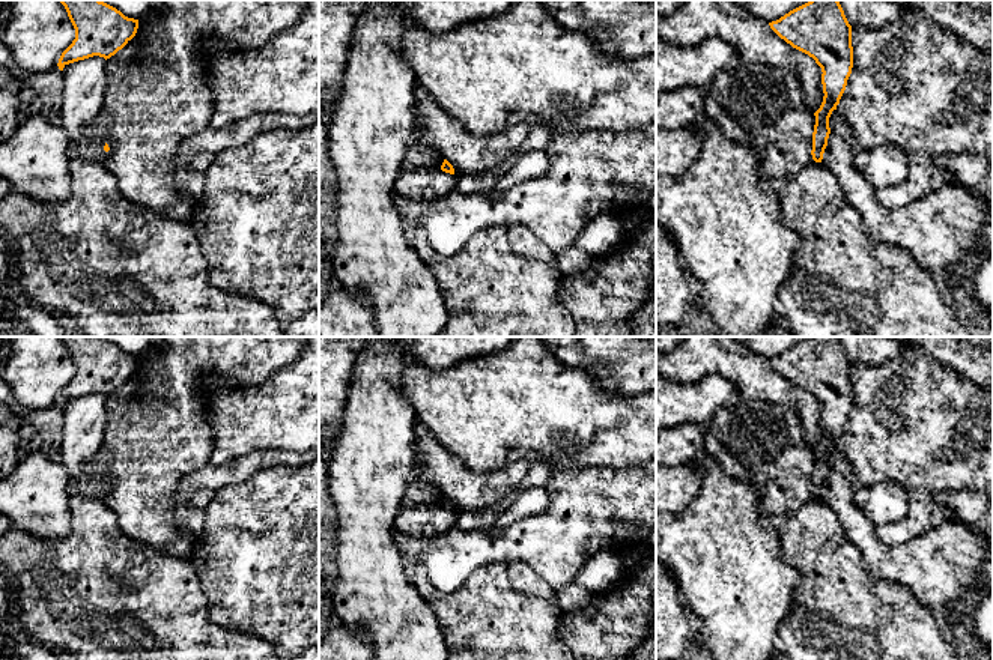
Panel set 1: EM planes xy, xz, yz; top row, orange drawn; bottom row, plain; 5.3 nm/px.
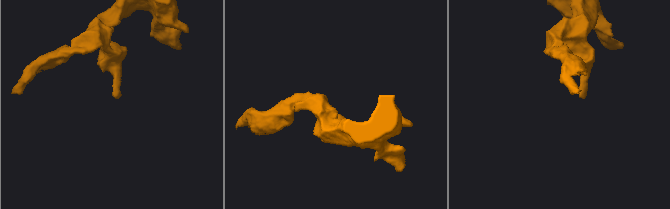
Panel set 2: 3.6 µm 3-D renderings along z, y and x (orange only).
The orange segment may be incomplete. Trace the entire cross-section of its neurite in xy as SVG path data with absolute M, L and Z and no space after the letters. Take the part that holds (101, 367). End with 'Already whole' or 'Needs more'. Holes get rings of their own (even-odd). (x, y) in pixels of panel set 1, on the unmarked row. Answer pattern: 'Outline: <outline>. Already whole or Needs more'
Outline: M59 337L75 365L75 376L62 389L59 406L93 392L105 397L122 386L137 370L138 356L125 353L101 337Z. Already whole

